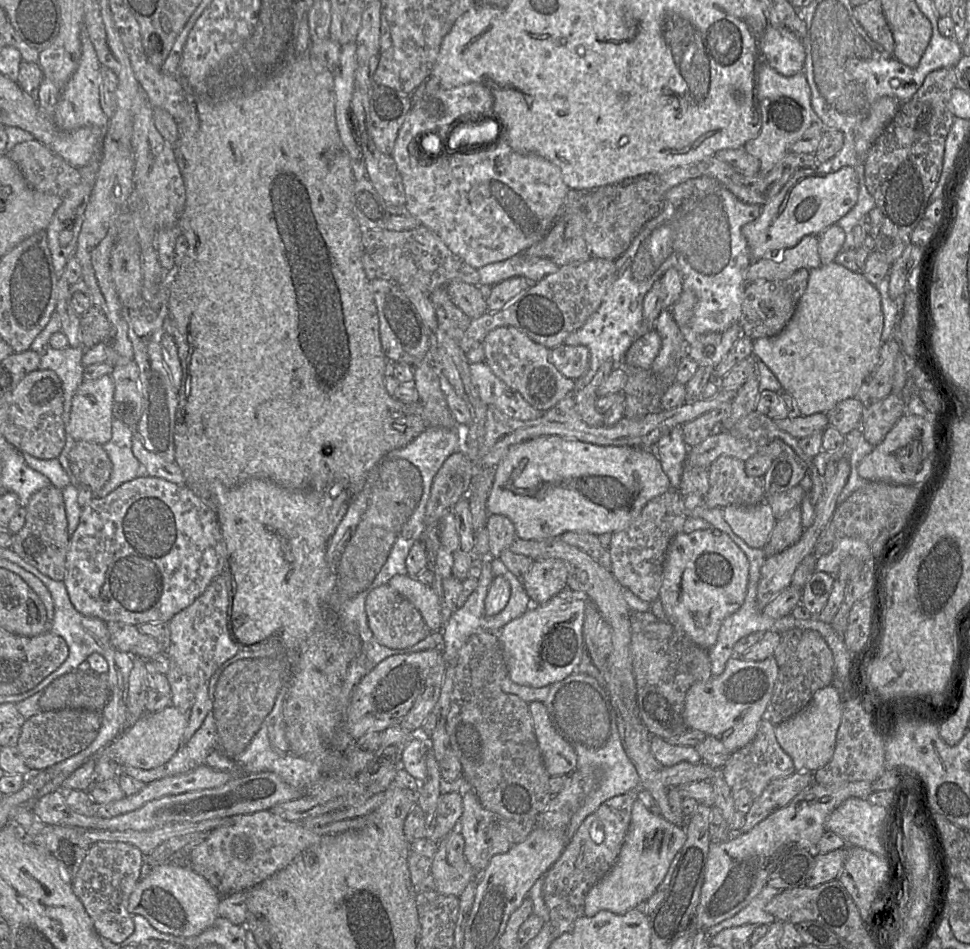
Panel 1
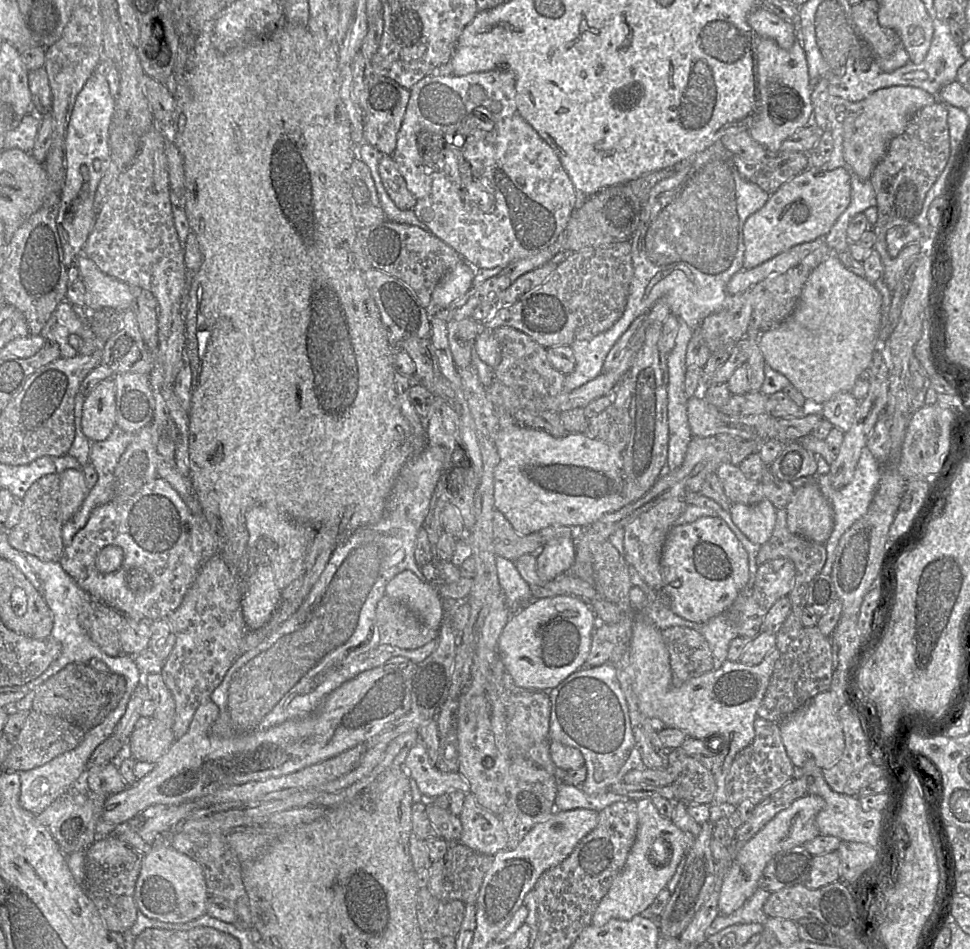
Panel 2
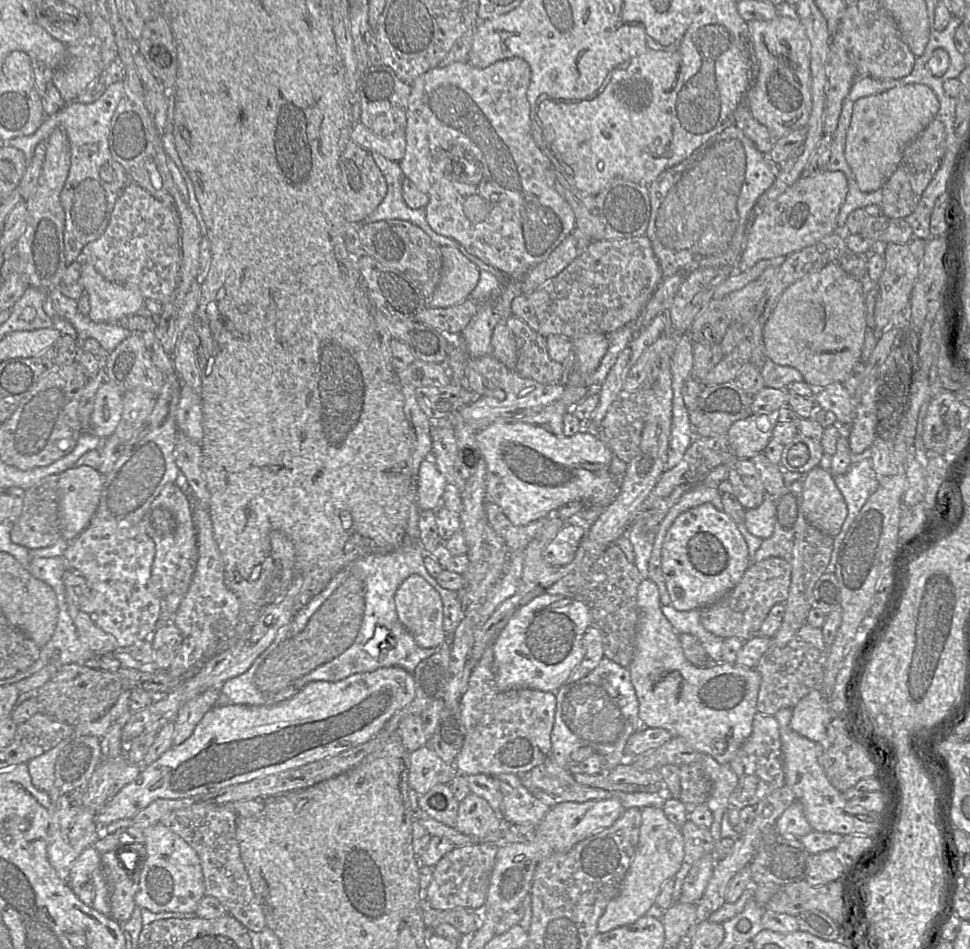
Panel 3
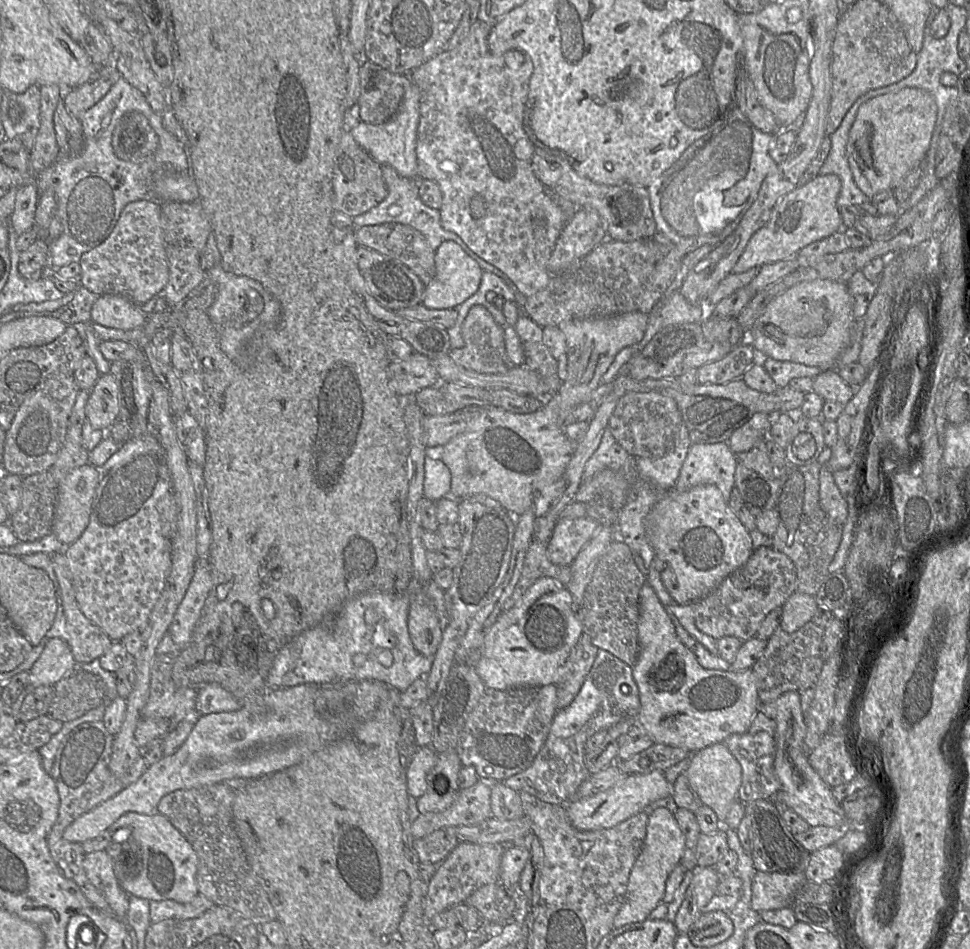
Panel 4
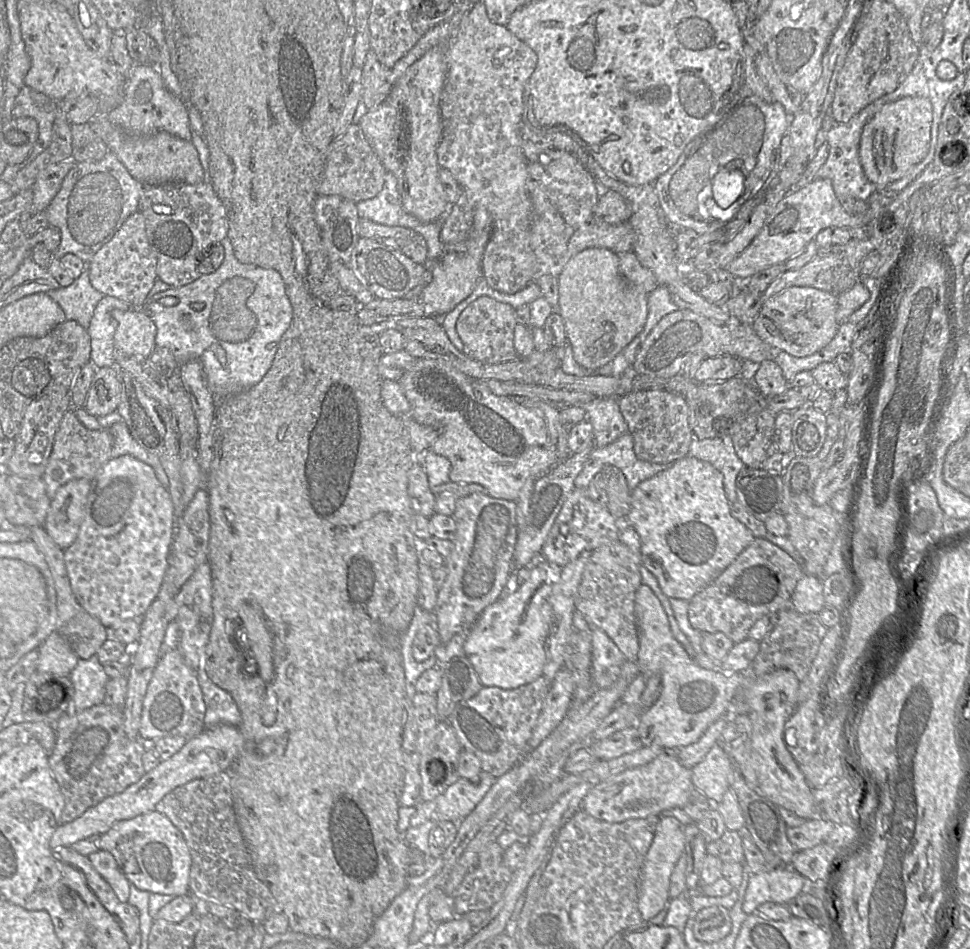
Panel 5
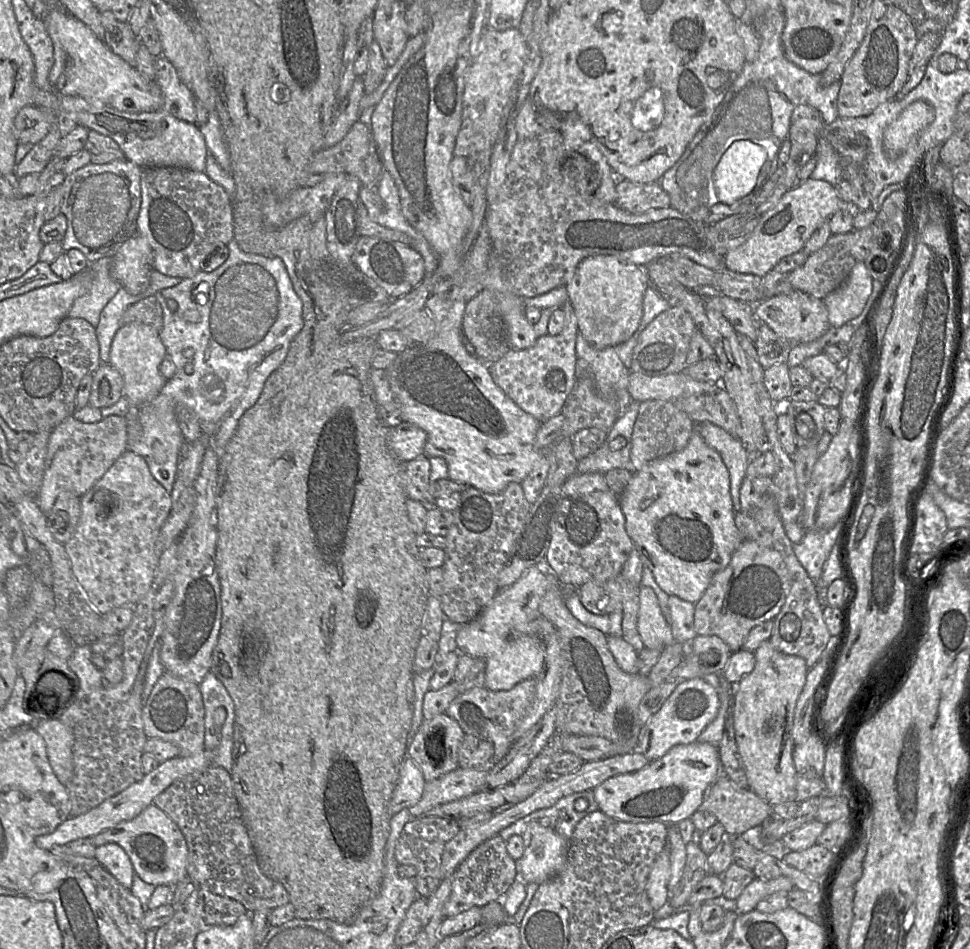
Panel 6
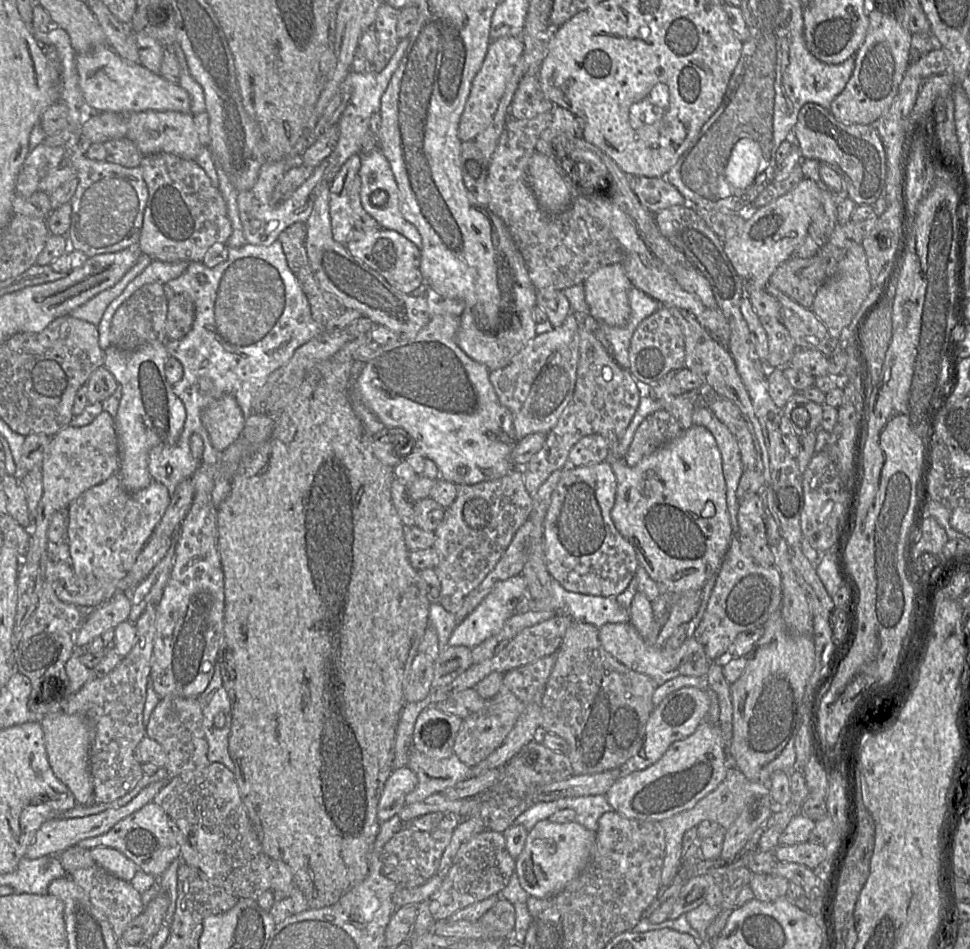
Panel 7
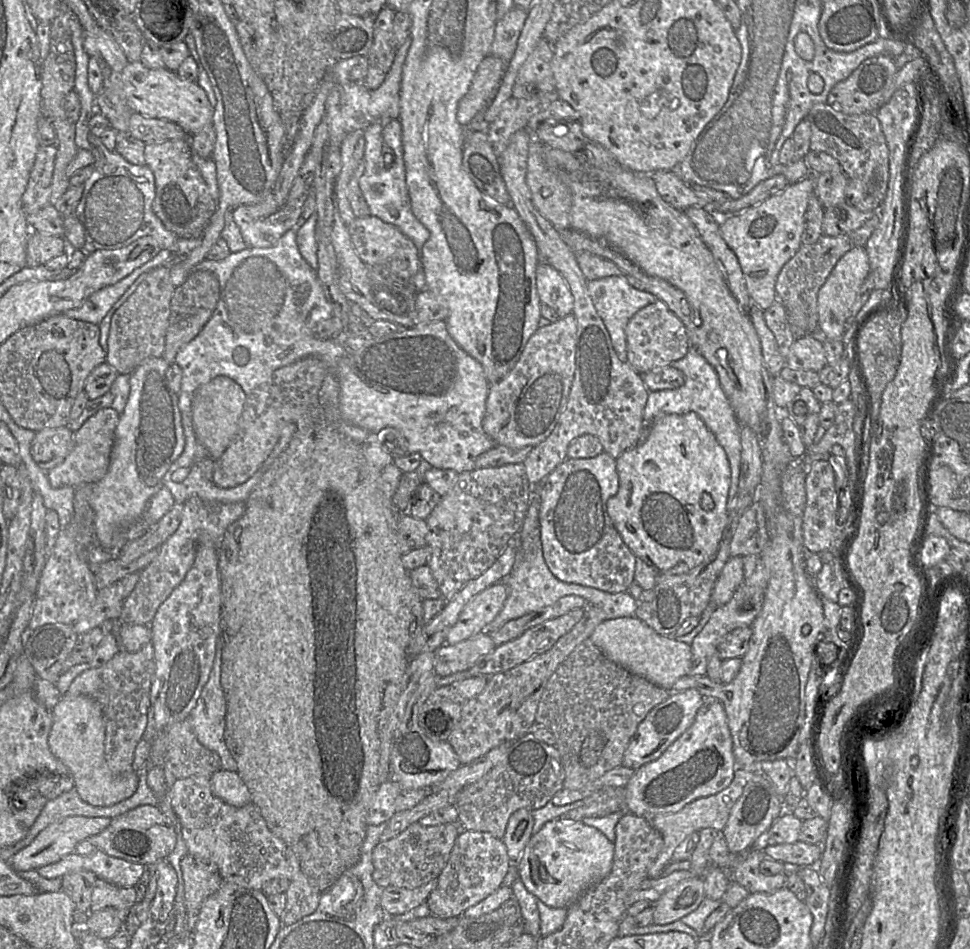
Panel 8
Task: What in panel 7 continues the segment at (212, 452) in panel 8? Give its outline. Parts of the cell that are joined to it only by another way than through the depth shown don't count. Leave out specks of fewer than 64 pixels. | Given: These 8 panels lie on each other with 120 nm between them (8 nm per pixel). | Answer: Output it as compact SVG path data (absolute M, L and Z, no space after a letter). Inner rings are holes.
M225 394L213 401L201 414L213 447L223 452L240 436L245 427L245 417L236 399Z

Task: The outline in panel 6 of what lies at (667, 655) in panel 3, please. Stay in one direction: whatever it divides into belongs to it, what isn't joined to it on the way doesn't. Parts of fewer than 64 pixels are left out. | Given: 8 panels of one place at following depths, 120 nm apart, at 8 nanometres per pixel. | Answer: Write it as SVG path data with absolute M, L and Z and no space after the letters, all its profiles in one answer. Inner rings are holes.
M641 586L637 629L645 648L663 649L675 642L671 626L662 614L654 590ZM702 677L684 680L676 686L661 708L642 726L634 752L642 754L652 762L664 756L676 745L695 742L705 727L716 717L718 709L718 694Z

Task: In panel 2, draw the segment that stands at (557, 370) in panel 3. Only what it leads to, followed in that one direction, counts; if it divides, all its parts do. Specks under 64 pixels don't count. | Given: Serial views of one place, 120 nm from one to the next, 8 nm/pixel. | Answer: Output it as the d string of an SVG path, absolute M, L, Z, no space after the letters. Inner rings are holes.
M508 326L494 330L501 348L501 361L494 369L497 380L515 389L530 389L541 396L556 396L563 391L566 375L557 371L547 357L547 349L527 334Z

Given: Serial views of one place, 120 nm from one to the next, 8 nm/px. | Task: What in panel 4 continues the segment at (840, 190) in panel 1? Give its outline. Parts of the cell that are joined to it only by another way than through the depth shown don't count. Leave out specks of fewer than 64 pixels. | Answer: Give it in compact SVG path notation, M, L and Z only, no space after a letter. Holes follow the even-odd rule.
M836 174L817 175L782 196L773 207L768 221L749 240L732 273L744 273L765 264L795 258L807 245L843 230L837 207L840 189L841 180Z

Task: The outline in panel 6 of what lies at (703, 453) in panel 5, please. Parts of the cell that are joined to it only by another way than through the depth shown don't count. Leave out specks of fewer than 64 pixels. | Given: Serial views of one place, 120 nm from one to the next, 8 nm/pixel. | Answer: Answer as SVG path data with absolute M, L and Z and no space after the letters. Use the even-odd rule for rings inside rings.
M710 422L697 423L696 431L720 454L730 475L730 493L734 511L741 511L740 487L752 455L737 437Z

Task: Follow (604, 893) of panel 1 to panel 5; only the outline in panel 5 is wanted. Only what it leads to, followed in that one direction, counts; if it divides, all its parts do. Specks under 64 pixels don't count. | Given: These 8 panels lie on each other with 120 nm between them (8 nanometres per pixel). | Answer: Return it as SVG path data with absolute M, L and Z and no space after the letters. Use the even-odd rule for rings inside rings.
M671 816L661 817L656 826L654 838L644 858L639 879L638 909L642 919L646 922L662 911L670 901L670 877L678 859L685 852L683 827L676 818Z

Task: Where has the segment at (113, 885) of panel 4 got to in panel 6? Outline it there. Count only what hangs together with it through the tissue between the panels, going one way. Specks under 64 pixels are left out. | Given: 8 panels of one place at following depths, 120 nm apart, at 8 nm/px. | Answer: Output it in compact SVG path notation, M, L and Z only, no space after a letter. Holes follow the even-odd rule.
M115 843L99 846L95 850L95 858L122 886L131 889L135 872L122 847Z

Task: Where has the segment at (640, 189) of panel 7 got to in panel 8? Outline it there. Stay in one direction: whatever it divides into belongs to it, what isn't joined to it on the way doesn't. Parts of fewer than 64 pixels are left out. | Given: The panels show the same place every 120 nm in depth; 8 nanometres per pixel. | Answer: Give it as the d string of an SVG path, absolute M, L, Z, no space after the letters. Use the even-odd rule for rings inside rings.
M658 171L651 175L659 195L674 208L685 211L690 207L708 207L708 202L700 198L676 171Z

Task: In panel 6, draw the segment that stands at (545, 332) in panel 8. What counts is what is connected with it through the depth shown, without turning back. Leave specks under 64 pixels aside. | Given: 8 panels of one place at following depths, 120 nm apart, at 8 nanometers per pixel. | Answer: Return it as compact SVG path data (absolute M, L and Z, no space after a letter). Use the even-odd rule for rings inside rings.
M568 301L561 308L565 320L558 335L539 336L532 347L523 350L511 349L498 361L488 365L494 383L522 410L541 423L561 413L577 381L577 318Z

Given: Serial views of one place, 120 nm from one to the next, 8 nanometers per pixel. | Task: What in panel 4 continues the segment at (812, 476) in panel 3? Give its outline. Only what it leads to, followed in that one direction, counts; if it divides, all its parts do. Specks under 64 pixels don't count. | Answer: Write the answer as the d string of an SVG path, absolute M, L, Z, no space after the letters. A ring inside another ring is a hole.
M825 466L819 471L819 501L821 508L838 525L848 518L848 503L835 484L833 473Z

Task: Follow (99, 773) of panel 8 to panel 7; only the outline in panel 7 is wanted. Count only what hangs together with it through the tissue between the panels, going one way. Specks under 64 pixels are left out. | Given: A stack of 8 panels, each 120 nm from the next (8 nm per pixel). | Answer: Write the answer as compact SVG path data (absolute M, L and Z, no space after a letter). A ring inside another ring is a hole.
M63 711L45 715L40 723L48 761L54 775L70 789L77 804L92 805L94 786L90 773L89 756L93 741L93 723L82 715L68 715Z

